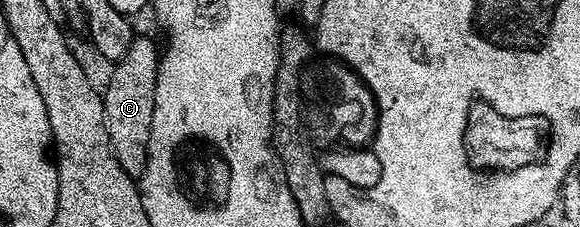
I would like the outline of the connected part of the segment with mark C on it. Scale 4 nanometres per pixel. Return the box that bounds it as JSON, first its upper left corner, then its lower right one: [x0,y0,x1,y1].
[102,36,160,179]

